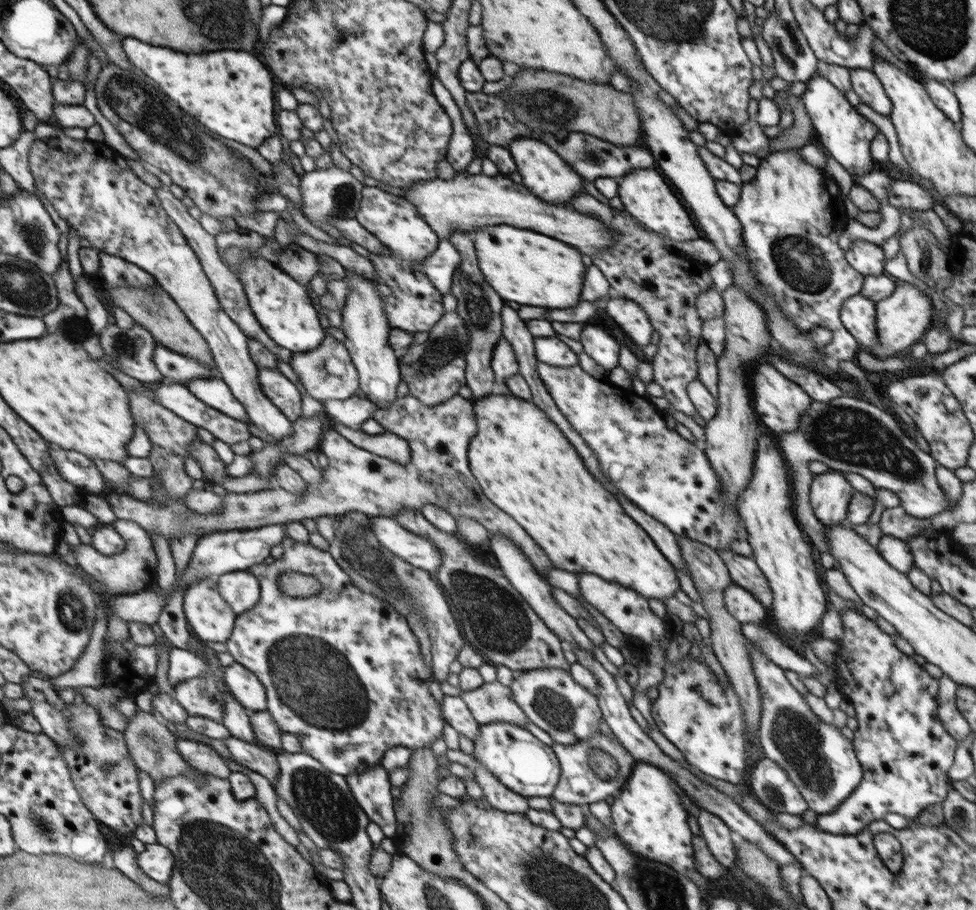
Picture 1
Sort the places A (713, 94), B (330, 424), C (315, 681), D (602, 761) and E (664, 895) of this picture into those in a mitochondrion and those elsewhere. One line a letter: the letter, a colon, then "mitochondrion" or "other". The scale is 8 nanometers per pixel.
A: other
B: other
C: mitochondrion
D: mitochondrion
E: mitochondrion

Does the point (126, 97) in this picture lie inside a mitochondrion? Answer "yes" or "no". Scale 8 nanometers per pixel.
yes

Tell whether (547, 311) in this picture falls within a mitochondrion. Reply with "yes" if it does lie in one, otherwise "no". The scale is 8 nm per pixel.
no

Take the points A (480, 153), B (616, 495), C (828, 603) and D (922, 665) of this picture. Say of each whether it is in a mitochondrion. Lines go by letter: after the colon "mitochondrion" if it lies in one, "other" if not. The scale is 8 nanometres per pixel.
A: other
B: other
C: other
D: other

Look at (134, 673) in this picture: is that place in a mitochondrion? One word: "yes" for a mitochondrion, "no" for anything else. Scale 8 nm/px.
no

